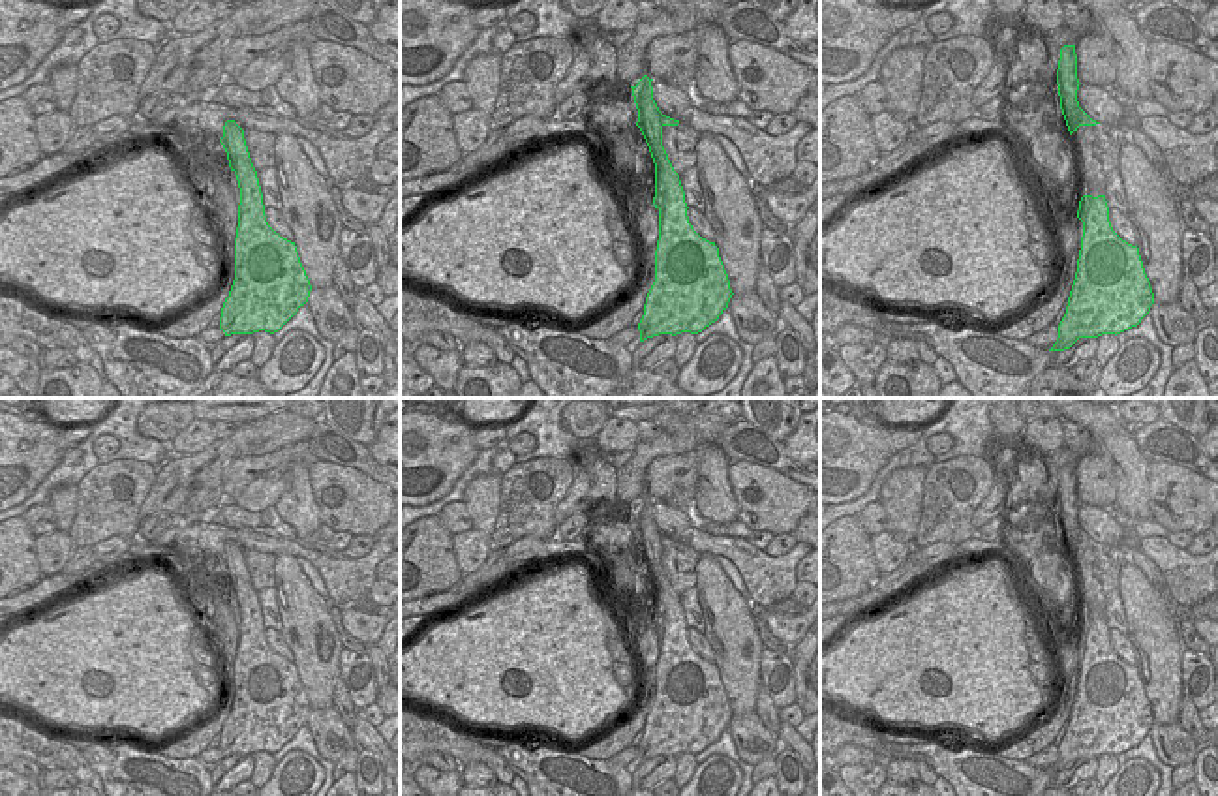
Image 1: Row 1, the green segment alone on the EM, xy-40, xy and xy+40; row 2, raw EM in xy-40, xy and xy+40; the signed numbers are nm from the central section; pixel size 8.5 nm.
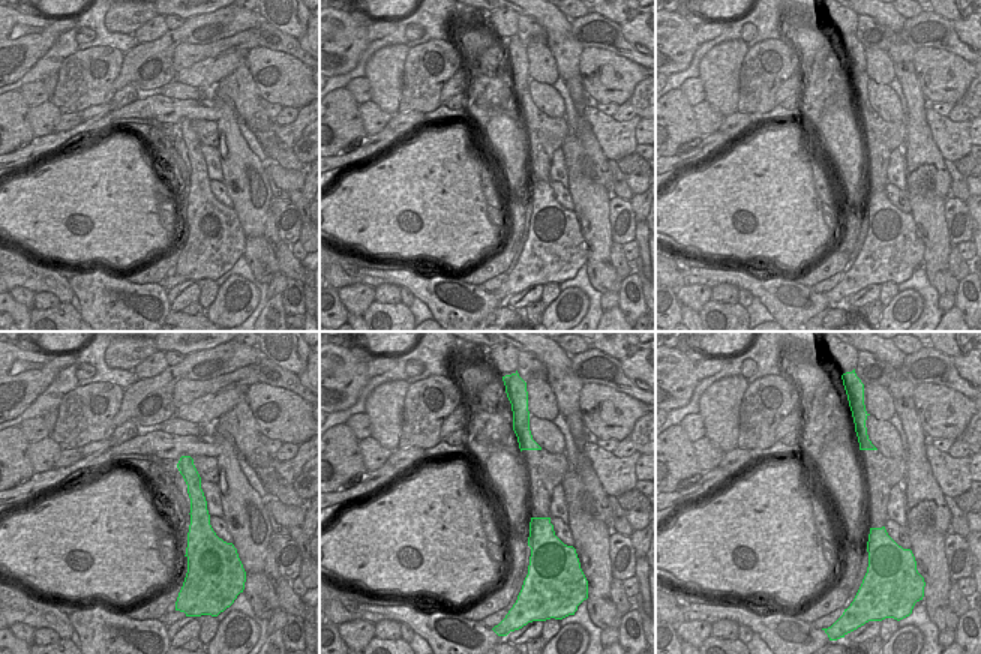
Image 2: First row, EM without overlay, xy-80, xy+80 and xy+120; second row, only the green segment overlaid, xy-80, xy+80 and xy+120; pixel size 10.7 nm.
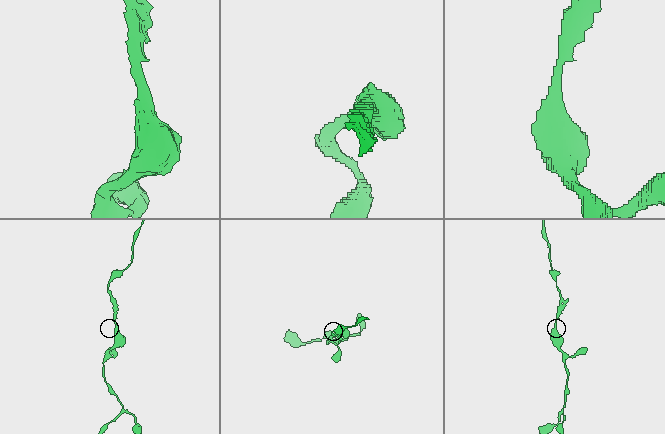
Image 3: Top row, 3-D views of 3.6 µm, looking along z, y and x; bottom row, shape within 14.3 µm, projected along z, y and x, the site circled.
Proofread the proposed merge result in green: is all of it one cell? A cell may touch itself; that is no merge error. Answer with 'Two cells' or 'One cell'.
One cell

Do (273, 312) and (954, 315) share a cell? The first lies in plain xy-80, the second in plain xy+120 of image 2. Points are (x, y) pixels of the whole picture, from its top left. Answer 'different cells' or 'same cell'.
same cell

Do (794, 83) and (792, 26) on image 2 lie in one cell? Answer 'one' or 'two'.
two

